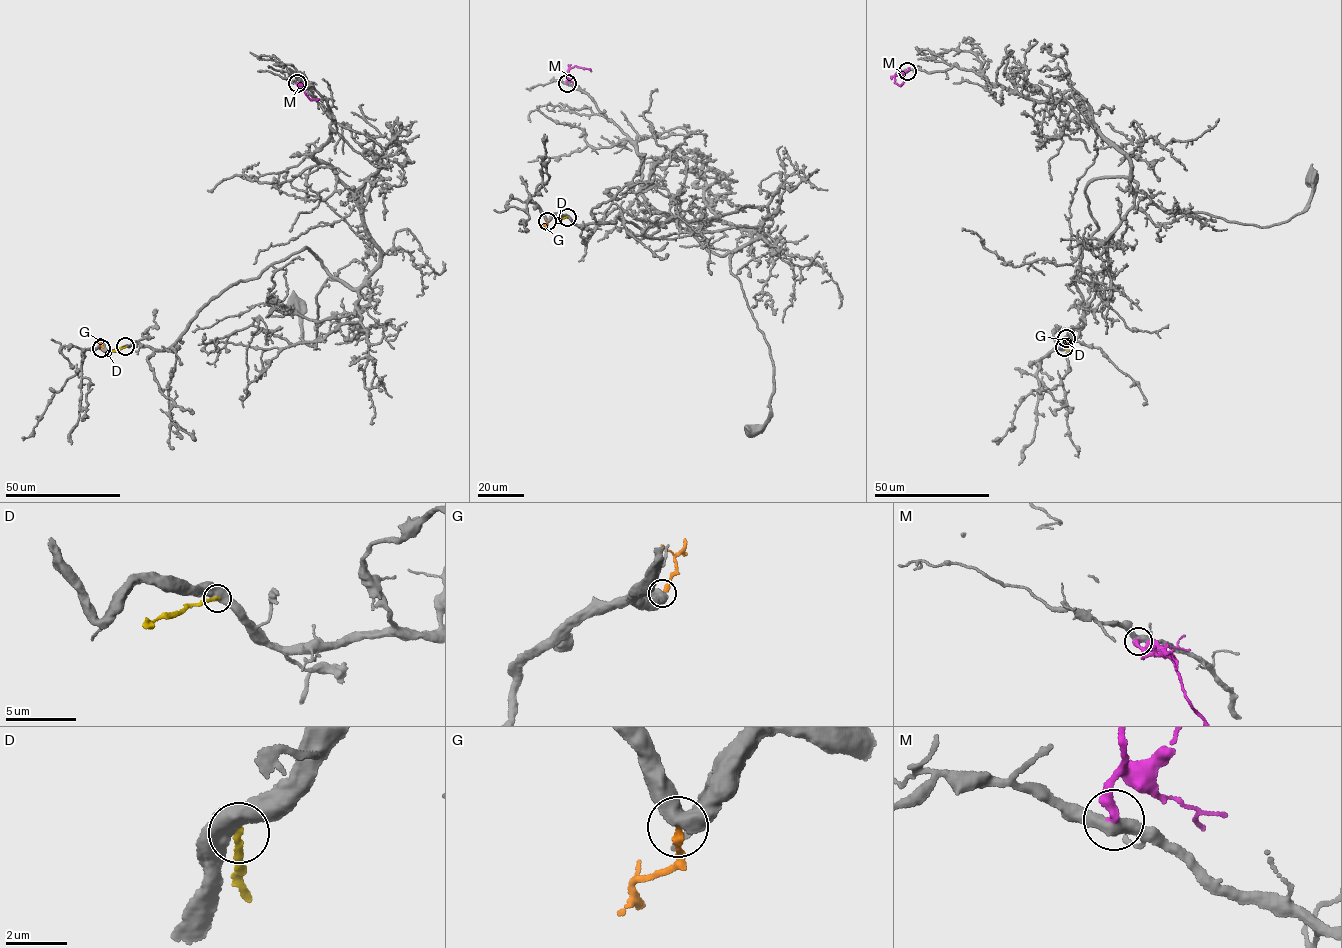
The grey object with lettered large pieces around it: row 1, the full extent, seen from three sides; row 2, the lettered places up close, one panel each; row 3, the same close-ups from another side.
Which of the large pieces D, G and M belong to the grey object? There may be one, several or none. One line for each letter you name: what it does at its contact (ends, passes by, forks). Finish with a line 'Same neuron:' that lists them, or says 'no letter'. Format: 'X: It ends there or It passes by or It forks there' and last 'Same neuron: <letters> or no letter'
M: It ends there
Same neuron: M

